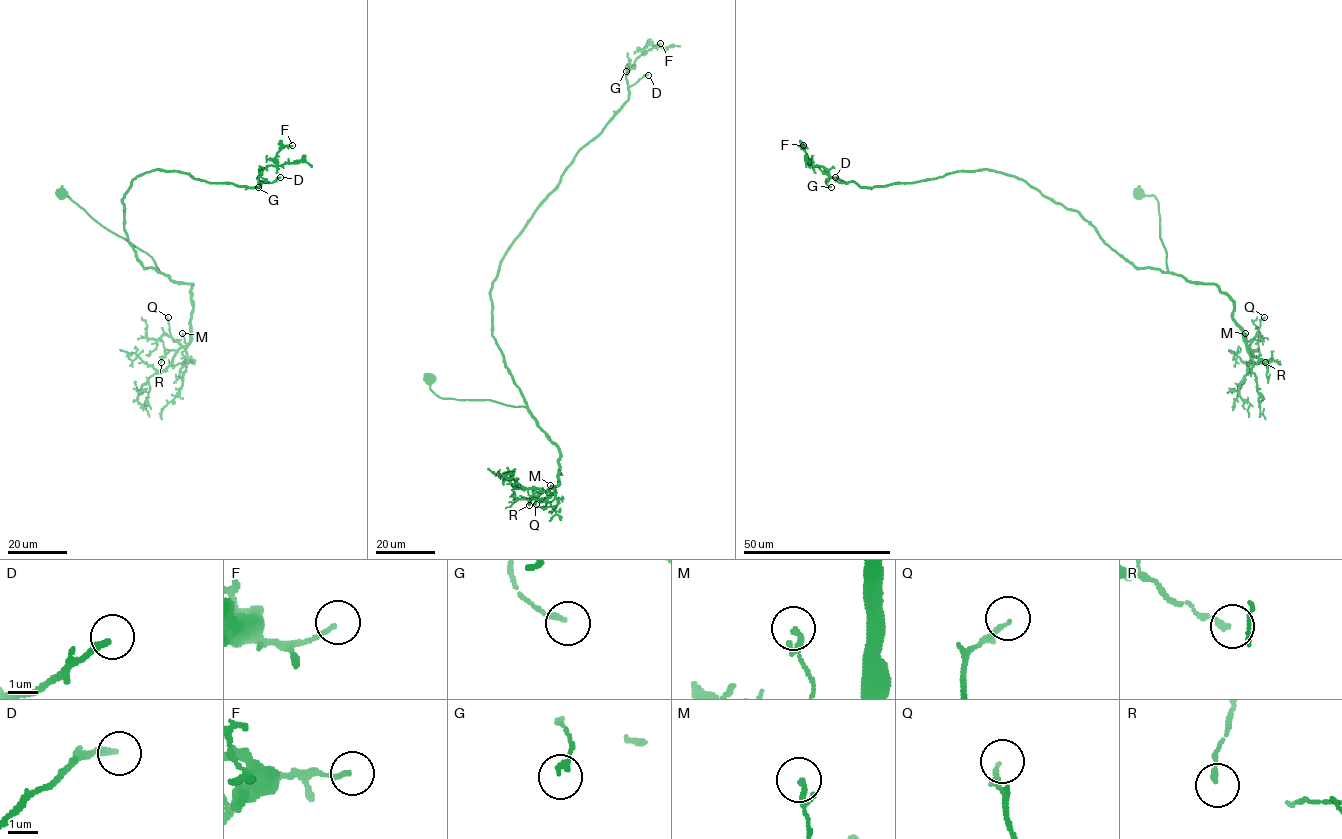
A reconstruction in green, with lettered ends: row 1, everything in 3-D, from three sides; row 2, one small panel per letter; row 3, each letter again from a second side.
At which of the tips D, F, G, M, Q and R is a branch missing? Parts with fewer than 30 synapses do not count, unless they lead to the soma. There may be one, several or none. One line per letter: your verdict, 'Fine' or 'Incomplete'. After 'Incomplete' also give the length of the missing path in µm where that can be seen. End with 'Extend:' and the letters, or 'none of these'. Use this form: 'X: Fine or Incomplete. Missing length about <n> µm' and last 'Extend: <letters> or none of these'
D: Incomplete. Missing length about 9 µm
F: Fine
G: Fine
M: Fine
Q: Fine
R: Fine
Extend: D

